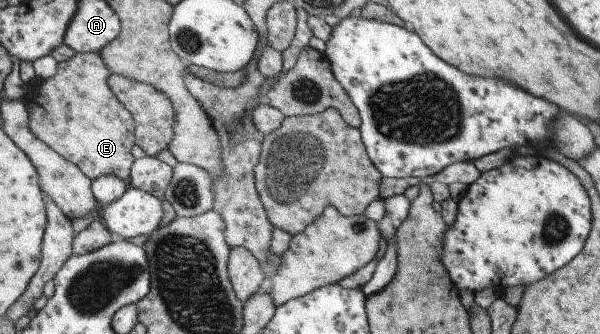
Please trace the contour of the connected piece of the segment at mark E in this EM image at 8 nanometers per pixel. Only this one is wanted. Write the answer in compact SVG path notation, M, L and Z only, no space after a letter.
M77 53L68 61L58 63L52 77L29 83L25 104L31 130L39 140L74 162L91 180L103 175L117 175L131 186L132 166L136 162L131 154L131 148L136 145L136 118L113 92L109 84L113 75L101 53Z

